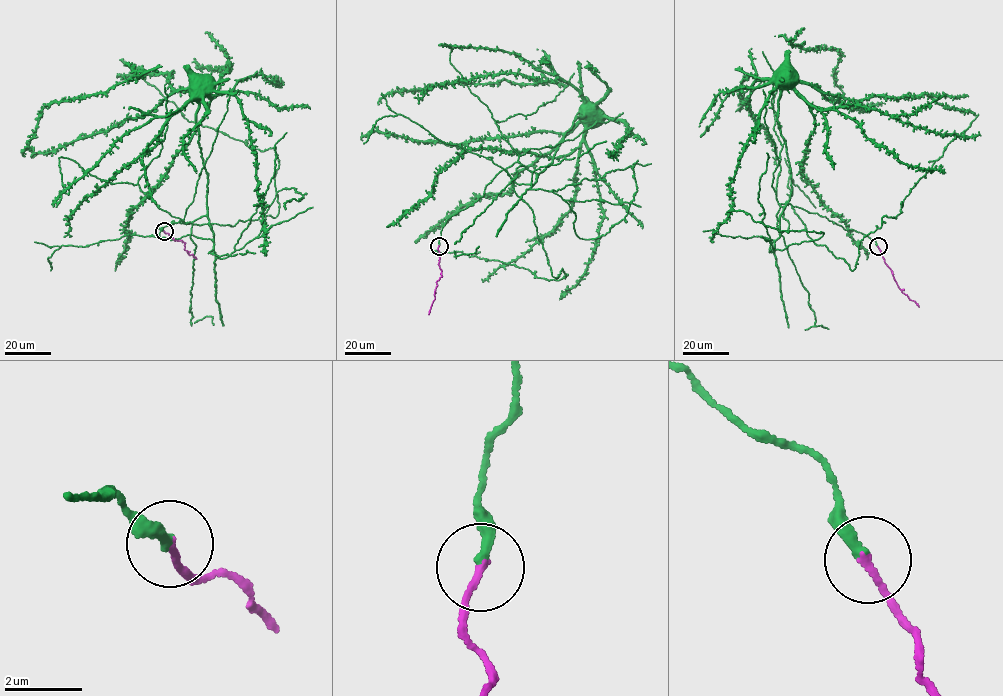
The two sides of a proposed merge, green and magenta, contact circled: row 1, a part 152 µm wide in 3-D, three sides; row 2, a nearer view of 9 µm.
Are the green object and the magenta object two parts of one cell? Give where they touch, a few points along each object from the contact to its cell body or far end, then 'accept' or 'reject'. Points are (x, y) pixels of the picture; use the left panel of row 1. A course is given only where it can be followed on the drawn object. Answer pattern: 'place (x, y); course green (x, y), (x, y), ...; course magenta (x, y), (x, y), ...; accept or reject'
place (164, 231); course green (164, 231), (157, 228), (207, 214), (208, 172), (192, 87); course magenta (164, 231), (175, 240), (184, 242), (184, 249), (196, 259); accept

